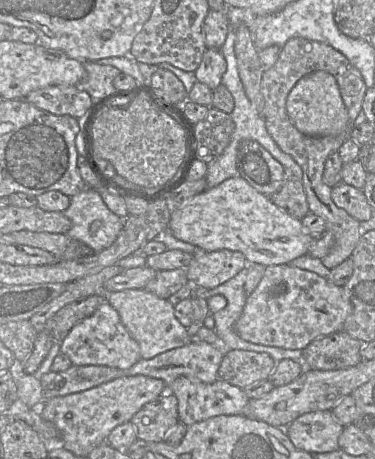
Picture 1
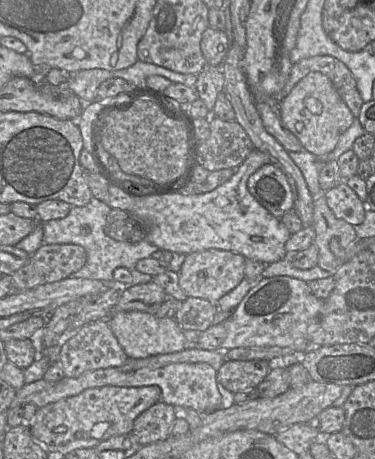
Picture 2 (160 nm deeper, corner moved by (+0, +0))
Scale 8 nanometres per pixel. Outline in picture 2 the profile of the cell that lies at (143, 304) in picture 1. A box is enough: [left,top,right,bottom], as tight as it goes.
[109,311,189,358]

